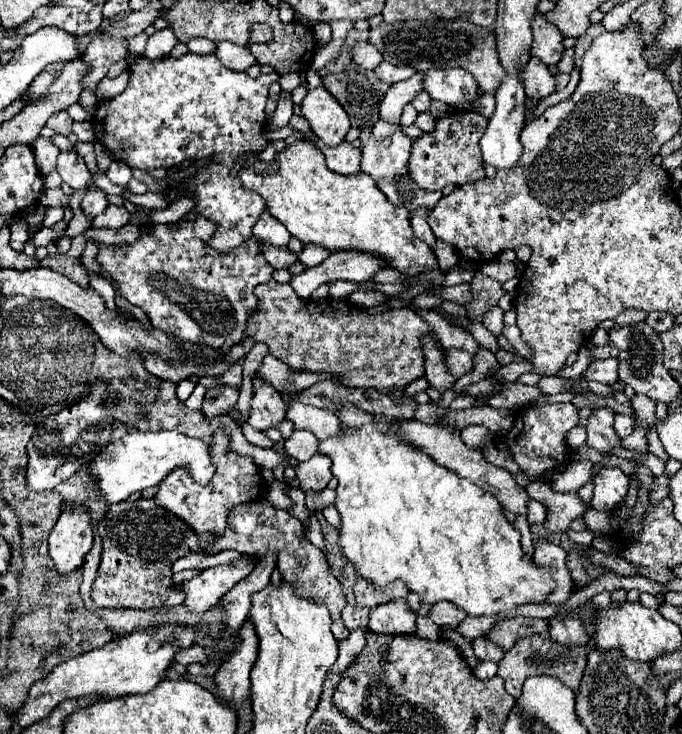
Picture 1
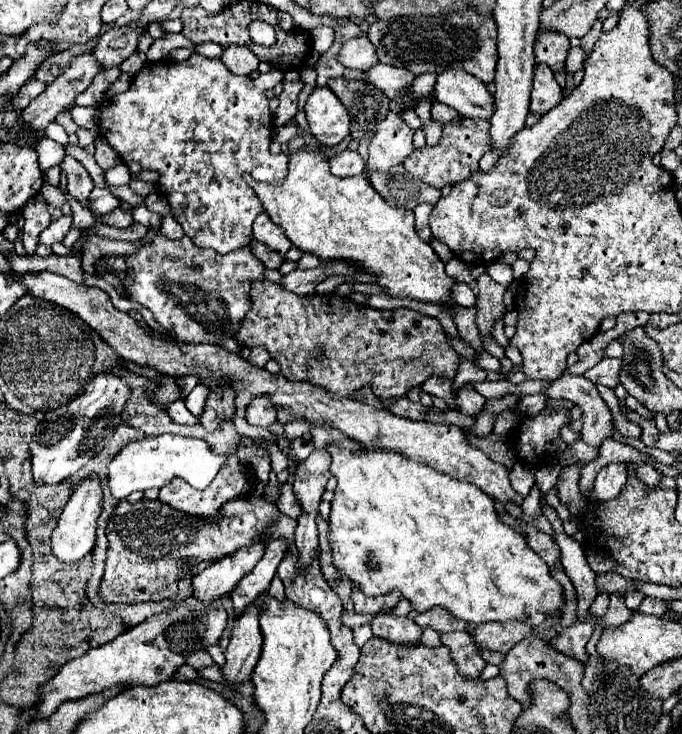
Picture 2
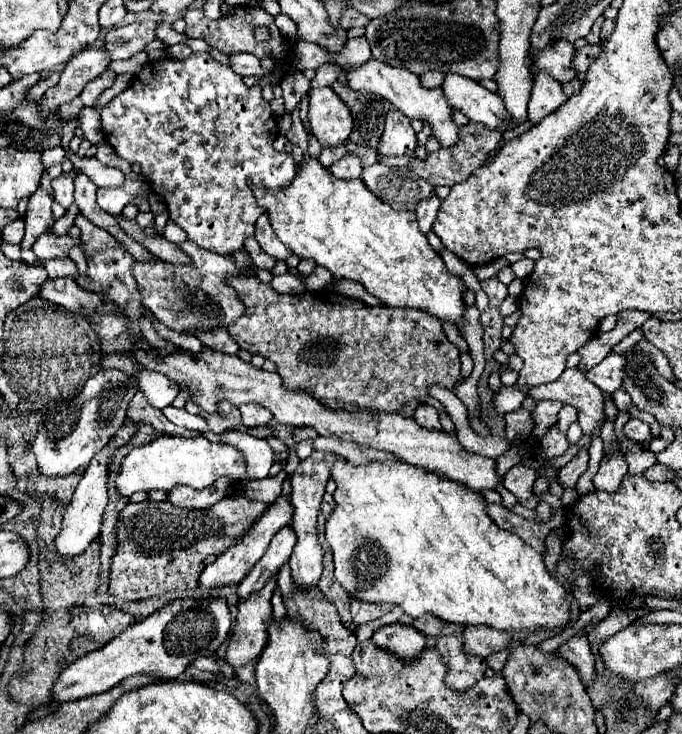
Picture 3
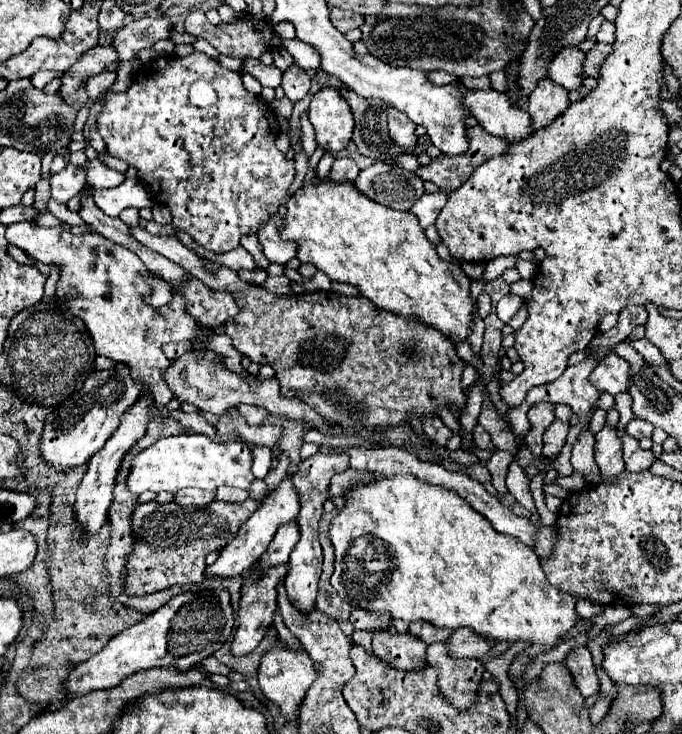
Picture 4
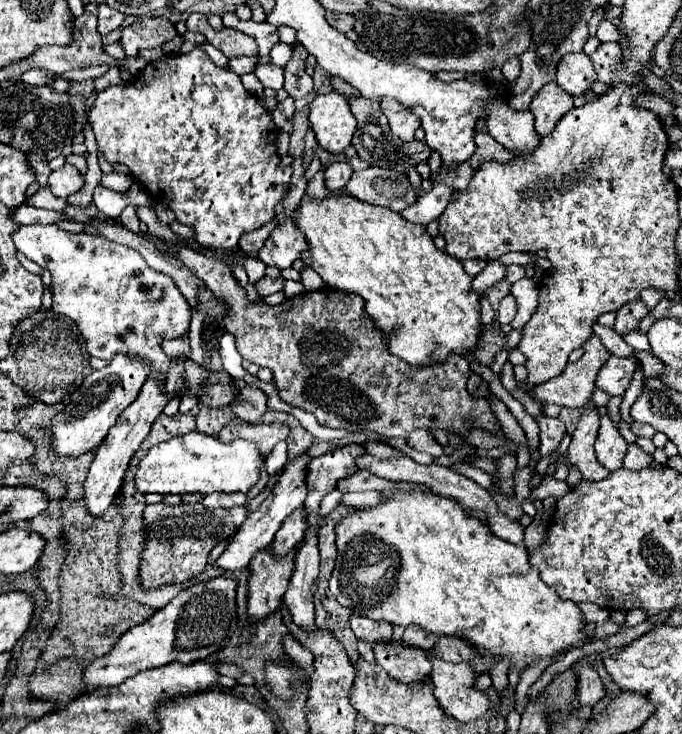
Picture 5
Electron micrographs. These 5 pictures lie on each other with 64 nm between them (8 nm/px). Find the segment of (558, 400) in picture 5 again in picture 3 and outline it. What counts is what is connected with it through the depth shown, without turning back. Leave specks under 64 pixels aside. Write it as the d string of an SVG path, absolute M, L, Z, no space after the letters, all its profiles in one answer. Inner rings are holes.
M566 368L558 380L532 388L528 396L534 400L560 400L574 406L586 436L592 436L594 428L602 424L604 394L586 378L586 372L580 368Z

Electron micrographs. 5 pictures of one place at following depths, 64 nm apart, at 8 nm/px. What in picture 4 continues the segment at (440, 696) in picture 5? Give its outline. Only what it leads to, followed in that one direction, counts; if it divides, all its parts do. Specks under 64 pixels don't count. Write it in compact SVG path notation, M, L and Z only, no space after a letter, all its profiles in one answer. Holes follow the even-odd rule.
M444 642L428 646L428 664L438 670L438 688L442 696L464 712L476 704L476 694L482 682L484 664L480 660L456 660L448 656Z

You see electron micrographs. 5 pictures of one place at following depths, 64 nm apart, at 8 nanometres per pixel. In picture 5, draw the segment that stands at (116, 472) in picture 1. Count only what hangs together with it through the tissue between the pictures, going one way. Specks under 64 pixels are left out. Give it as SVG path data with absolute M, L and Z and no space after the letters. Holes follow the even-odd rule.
M190 432L160 442L150 448L148 456L140 460L136 474L136 488L140 492L156 494L212 494L212 492L248 492L260 480L260 466L264 456L254 442L232 440L230 444L218 438Z

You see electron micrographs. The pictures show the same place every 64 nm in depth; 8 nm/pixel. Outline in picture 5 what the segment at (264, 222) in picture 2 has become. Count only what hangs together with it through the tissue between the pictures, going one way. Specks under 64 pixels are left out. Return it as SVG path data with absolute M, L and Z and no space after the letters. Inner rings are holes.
M284 220L272 230L270 238L260 248L260 254L256 258L266 266L284 270L290 268L304 250L308 250L308 240L304 234L300 234L300 230L296 230L296 224L292 220Z

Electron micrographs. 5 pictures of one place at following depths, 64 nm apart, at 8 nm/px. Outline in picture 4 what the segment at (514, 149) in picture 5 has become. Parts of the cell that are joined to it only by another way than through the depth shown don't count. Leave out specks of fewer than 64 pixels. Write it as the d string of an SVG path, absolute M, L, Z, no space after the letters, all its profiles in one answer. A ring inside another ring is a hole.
M472 90L466 108L480 122L484 130L506 142L520 142L532 134L530 114L510 102L510 98L496 90Z

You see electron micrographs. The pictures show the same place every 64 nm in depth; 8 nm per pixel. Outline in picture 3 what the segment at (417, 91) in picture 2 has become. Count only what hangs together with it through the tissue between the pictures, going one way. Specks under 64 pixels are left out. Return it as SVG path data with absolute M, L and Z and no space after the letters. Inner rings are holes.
M424 72L424 74L420 76L422 86L426 86L426 88L438 88L438 86L442 86L444 78L446 78L444 72Z

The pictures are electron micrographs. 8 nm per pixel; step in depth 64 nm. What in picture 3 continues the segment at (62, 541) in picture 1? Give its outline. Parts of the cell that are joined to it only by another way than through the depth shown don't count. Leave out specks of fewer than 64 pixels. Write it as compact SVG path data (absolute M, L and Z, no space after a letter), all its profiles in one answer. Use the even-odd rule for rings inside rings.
M126 418L124 426L120 426L120 430L112 436L110 444L104 450L100 450L100 454L96 454L92 458L92 462L88 464L88 468L86 468L86 472L84 472L82 480L78 482L78 488L76 488L76 492L72 496L72 502L70 502L66 514L64 514L62 532L56 538L56 548L58 548L58 552L62 556L78 556L78 554L82 554L90 546L90 542L94 538L98 538L100 524L102 524L102 514L104 514L104 508L108 504L108 486L106 486L106 482L108 482L108 464L110 464L114 452L120 446L124 446L128 440L132 440L136 436L136 432L138 432L136 422Z

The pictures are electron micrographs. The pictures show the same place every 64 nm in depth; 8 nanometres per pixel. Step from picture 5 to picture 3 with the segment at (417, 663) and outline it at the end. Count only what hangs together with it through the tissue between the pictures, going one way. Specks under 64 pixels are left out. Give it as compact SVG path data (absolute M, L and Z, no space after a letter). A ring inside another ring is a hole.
M402 624L382 626L380 630L374 632L372 642L376 646L380 646L382 650L388 650L408 662L416 660L422 654L422 650L426 648L426 636L416 632L416 628L402 626Z

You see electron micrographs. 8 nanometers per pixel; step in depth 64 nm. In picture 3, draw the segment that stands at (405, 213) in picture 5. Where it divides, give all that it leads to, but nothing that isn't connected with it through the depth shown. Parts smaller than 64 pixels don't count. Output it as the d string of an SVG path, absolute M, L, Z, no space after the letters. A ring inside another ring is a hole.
M430 196L430 198L424 198L416 204L416 216L418 216L418 224L420 224L420 230L424 234L430 232L434 220L436 220L436 214L440 210L440 204L442 204L442 198L438 196Z

